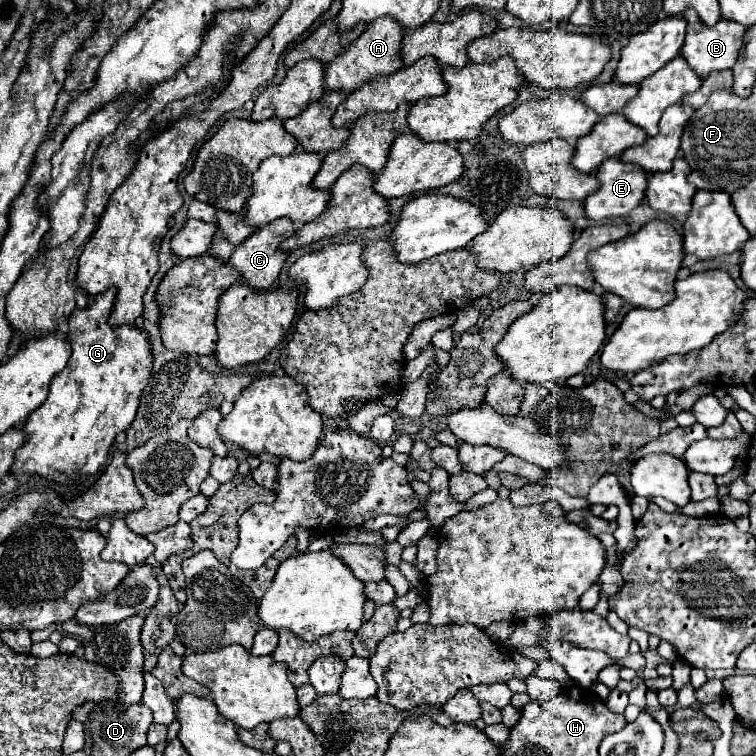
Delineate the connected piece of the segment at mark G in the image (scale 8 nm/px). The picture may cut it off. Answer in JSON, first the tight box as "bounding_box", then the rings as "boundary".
{"bounding_box":[9,288,153,480],"boundary":[[[115,288],[105,290],[103,294],[95,296],[95,302],[89,304],[83,310],[75,310],[69,316],[69,334],[67,342],[71,344],[71,358],[53,380],[49,388],[47,400],[29,414],[25,426],[21,428],[27,436],[27,442],[15,452],[15,462],[9,470],[9,474],[37,474],[45,480],[55,480],[57,474],[65,474],[67,478],[99,474],[106,465],[109,451],[115,442],[117,432],[125,432],[129,424],[135,418],[141,390],[147,386],[151,368],[153,368],[153,356],[151,356],[151,344],[145,332],[141,332],[135,326],[121,326],[111,328],[107,324],[107,318],[111,314],[115,300]]]}

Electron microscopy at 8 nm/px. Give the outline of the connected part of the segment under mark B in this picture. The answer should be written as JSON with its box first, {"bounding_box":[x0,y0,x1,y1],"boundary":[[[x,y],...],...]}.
{"bounding_box":[681,8,745,80],"boundary":[[[691,8],[683,12],[683,18],[687,20],[687,36],[685,36],[685,44],[681,48],[681,56],[697,72],[697,76],[701,80],[705,80],[709,76],[709,72],[713,72],[713,70],[727,70],[727,68],[735,66],[739,48],[743,44],[743,34],[745,34],[745,28],[741,24],[737,24],[733,20],[719,20],[715,26],[707,28]]]}

